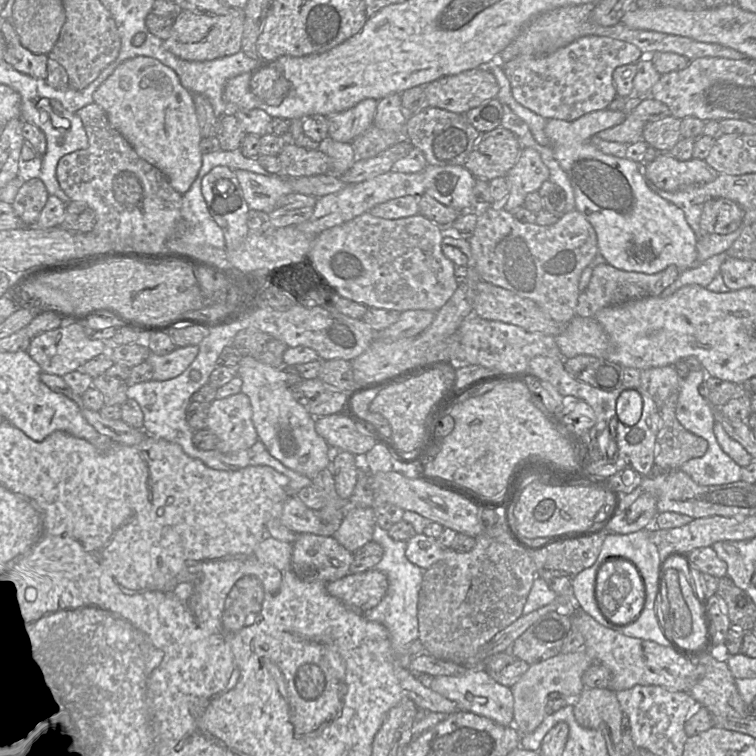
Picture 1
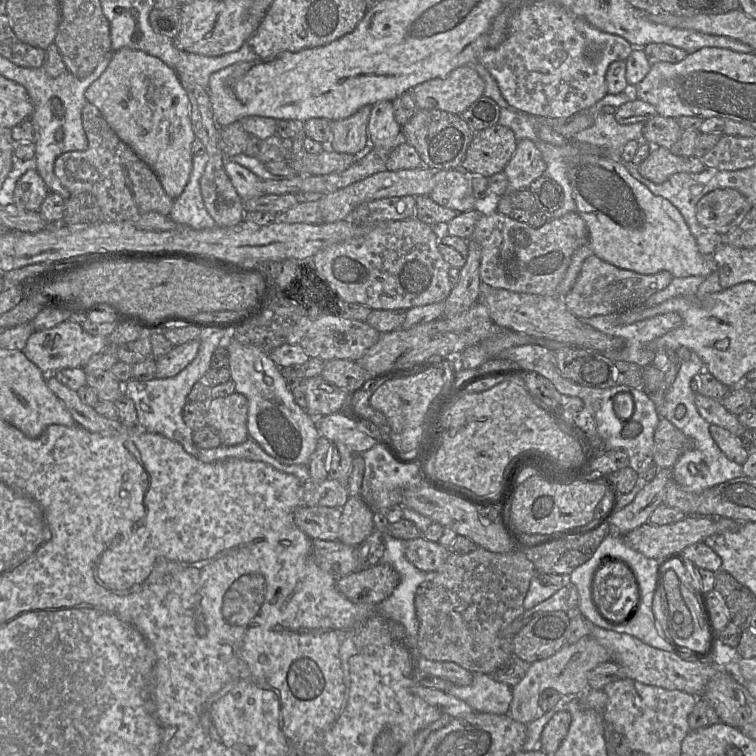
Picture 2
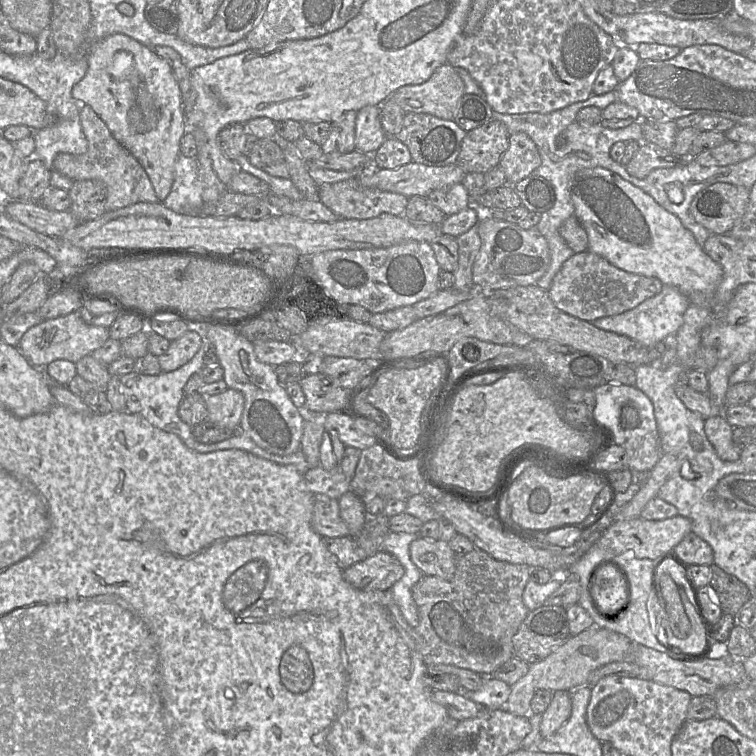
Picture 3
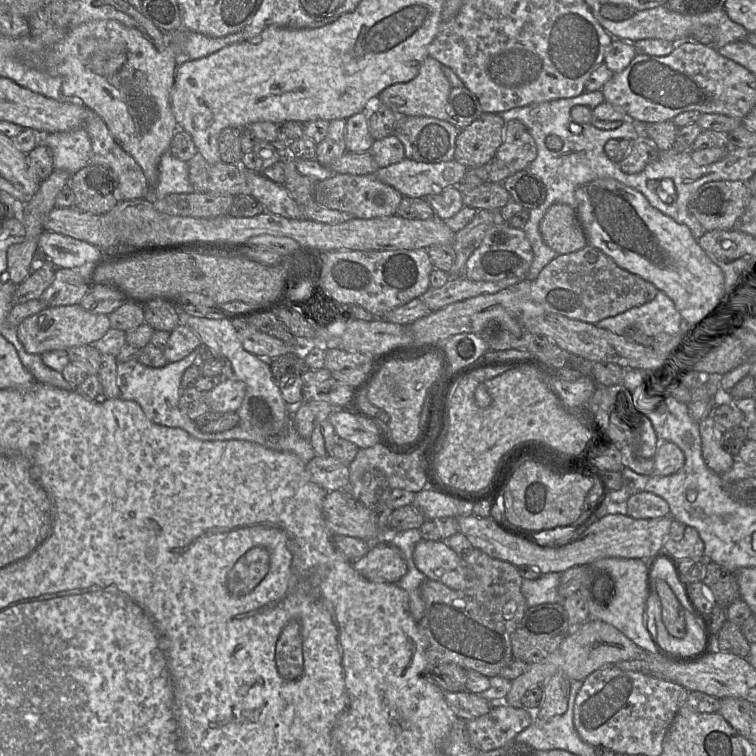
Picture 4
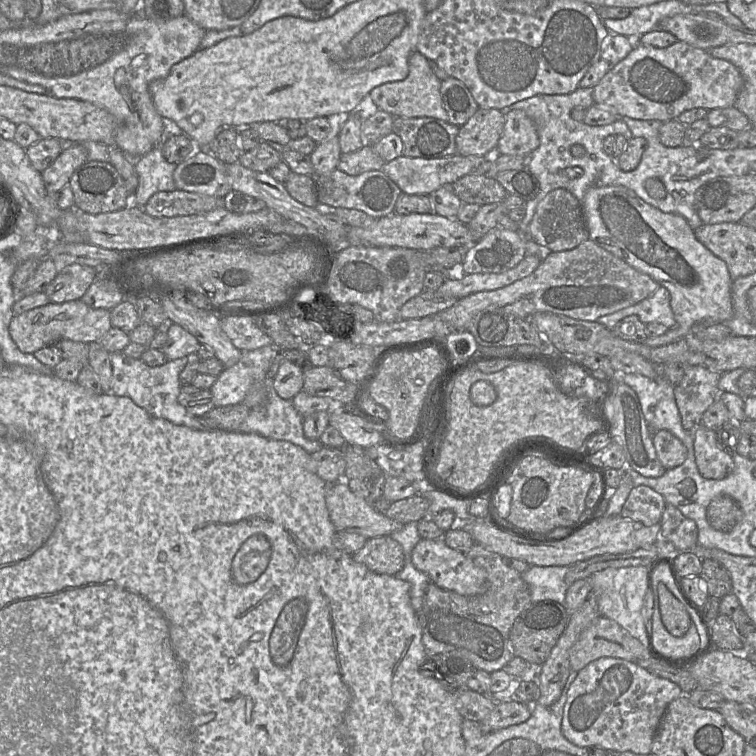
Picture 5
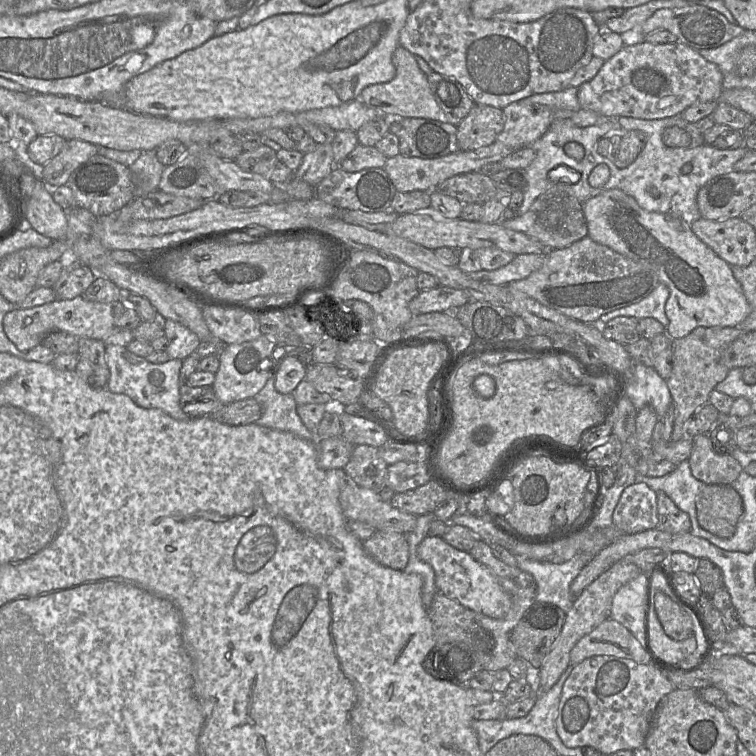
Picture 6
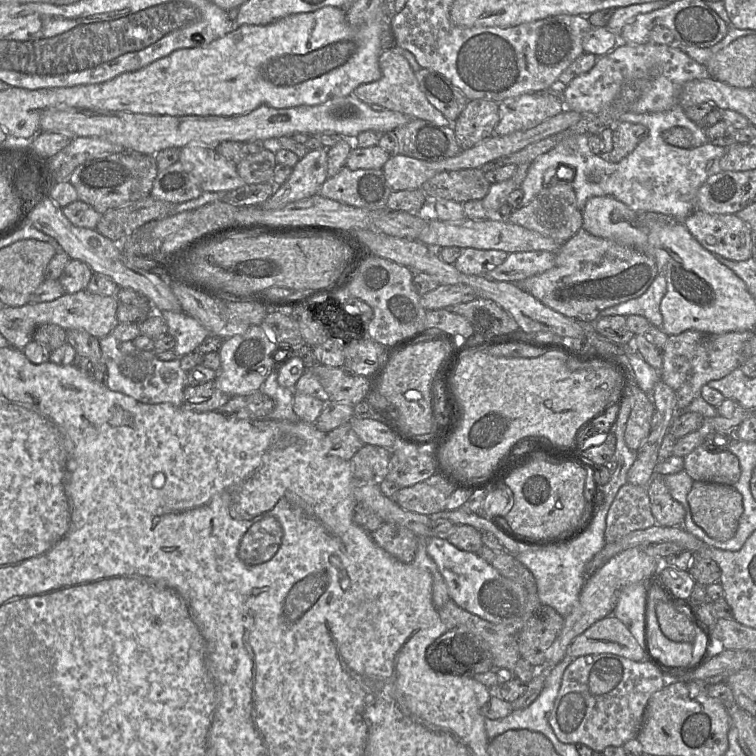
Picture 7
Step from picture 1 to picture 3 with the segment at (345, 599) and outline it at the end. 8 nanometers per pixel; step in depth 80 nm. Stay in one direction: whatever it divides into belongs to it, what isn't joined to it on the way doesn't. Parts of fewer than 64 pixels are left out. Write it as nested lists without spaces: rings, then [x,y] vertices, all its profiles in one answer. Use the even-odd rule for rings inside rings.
[[[380,550],[343,570],[343,577],[353,587],[364,590],[390,590],[402,578],[405,569],[391,553]]]

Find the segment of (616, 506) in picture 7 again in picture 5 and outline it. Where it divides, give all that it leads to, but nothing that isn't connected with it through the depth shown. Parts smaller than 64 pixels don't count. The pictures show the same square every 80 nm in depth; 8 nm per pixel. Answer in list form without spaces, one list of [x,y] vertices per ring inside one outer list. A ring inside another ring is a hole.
[[[639,485],[630,491],[620,516],[652,526],[660,523],[665,505],[661,494],[648,486]]]

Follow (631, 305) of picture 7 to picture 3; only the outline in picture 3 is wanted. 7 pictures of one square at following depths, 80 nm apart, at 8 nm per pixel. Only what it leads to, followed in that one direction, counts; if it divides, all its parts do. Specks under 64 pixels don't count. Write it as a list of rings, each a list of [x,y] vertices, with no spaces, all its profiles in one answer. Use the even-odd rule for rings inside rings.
[[[664,285],[661,292],[621,314],[596,319],[593,324],[602,330],[627,336],[639,344],[653,348],[657,343],[675,335],[684,322],[684,314],[691,305],[689,298],[677,288]]]

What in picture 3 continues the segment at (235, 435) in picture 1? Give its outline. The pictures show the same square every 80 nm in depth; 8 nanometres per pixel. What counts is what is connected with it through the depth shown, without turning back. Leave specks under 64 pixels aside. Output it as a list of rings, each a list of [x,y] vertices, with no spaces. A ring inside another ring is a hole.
[[[227,388],[224,392],[206,396],[207,419],[216,425],[239,431],[245,397],[238,390]]]

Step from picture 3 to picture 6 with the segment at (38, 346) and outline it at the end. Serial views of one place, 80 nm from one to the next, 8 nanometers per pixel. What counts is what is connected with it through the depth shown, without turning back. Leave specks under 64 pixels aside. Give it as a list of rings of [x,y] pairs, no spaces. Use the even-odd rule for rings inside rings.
[[[83,295],[68,300],[55,300],[32,308],[15,308],[3,318],[3,330],[8,339],[26,353],[42,343],[51,332],[62,331],[78,338],[104,340],[114,327],[113,304],[95,302]]]

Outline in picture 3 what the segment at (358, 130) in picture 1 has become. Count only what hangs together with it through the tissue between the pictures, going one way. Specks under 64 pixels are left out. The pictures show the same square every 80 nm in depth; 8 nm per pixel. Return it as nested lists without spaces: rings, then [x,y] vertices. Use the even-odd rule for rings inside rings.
[[[348,112],[341,119],[330,123],[330,133],[321,149],[323,154],[346,154],[356,150],[355,125],[357,112]]]

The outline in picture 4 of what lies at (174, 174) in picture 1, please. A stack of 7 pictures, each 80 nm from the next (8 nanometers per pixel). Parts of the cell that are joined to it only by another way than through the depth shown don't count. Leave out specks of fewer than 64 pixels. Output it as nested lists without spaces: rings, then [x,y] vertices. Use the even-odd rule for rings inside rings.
[[[95,20],[72,27],[64,38],[52,46],[47,46],[45,51],[46,55],[39,55],[40,53],[32,53],[29,51],[23,52],[20,54],[19,60],[28,67],[45,70],[51,76],[60,76],[63,80],[61,86],[62,95],[67,99],[81,100],[86,108],[95,112],[104,121],[116,143],[140,165],[149,186],[154,187],[158,180],[158,167],[161,156],[169,151],[173,136],[179,130],[177,121],[172,113],[170,102],[171,91],[175,82],[176,68],[178,66],[174,43],[167,46],[163,51],[159,51],[153,43],[136,28],[127,27],[116,20]]]

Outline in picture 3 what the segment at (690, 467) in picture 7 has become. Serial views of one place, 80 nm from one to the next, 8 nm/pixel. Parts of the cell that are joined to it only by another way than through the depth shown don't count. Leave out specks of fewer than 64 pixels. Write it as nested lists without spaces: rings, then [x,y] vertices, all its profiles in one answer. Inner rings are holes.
[[[723,415],[705,418],[704,431],[721,460],[735,462],[740,459],[741,450],[737,449],[732,441],[733,427]]]

